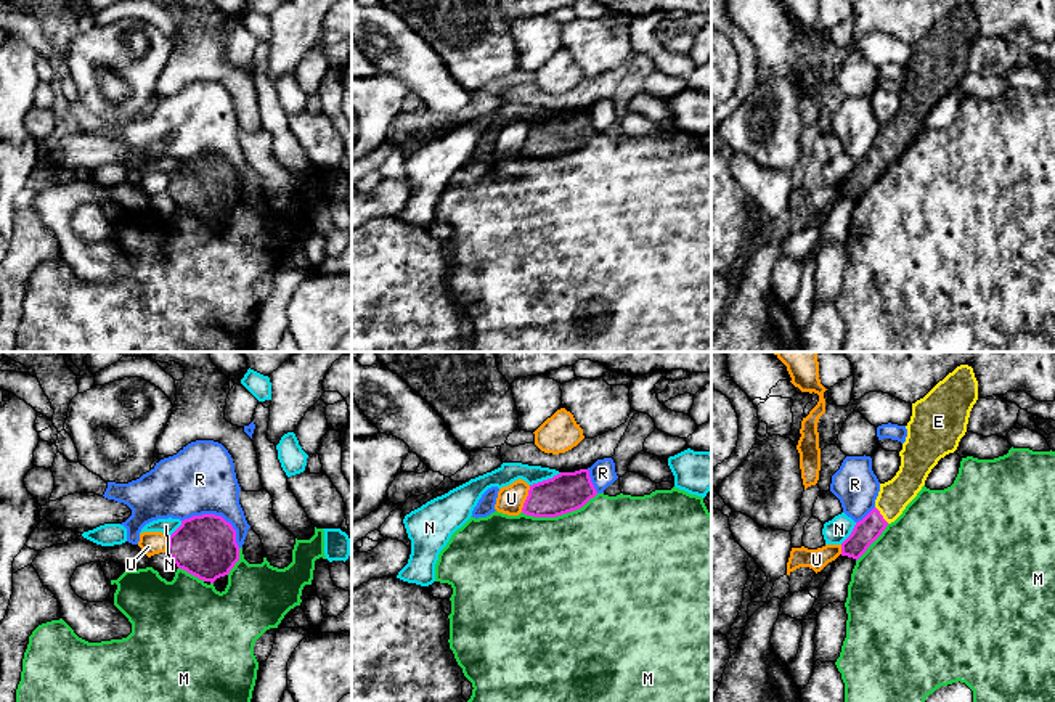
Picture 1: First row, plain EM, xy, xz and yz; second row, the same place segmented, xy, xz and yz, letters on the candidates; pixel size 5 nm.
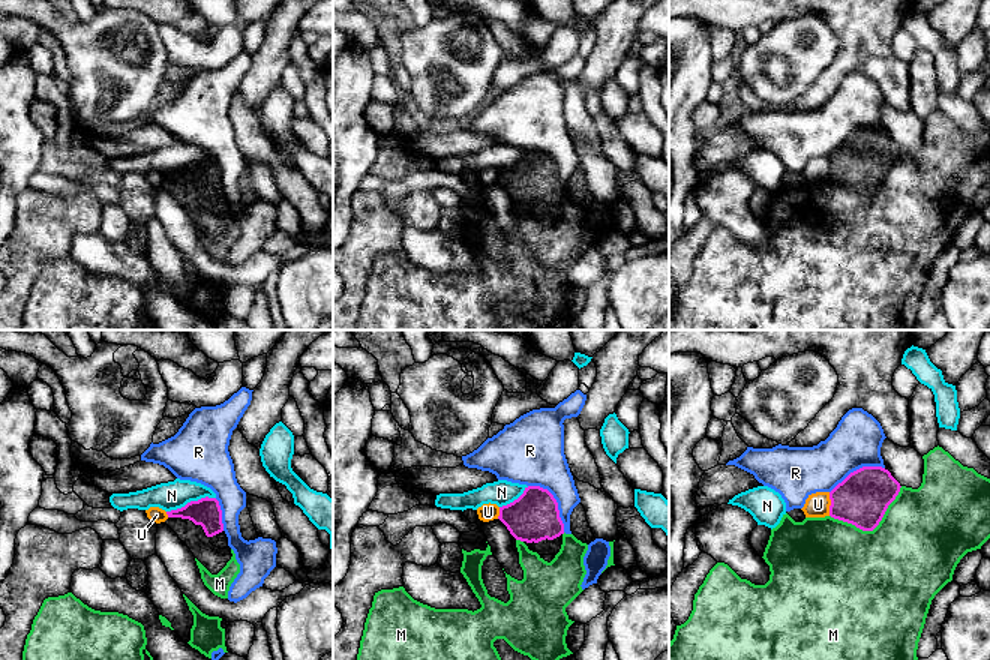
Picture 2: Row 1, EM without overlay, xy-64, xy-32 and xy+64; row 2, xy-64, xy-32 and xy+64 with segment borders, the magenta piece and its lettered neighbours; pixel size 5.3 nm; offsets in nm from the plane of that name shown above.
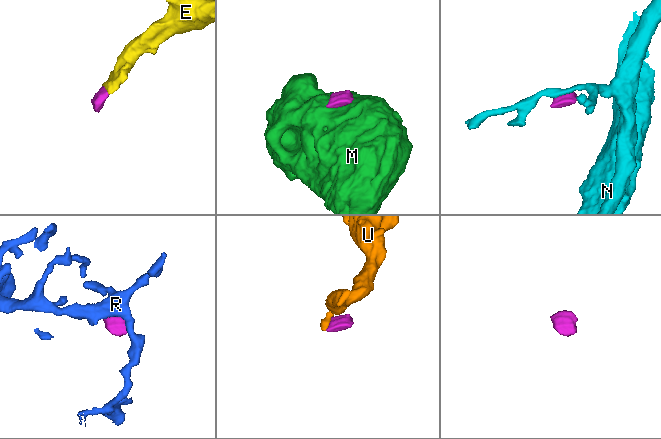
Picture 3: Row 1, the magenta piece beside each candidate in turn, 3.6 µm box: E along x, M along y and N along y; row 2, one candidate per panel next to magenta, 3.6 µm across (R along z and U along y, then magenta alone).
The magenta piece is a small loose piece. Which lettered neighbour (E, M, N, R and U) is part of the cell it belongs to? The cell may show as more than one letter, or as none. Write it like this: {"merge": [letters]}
{"merge": ["E"]}

